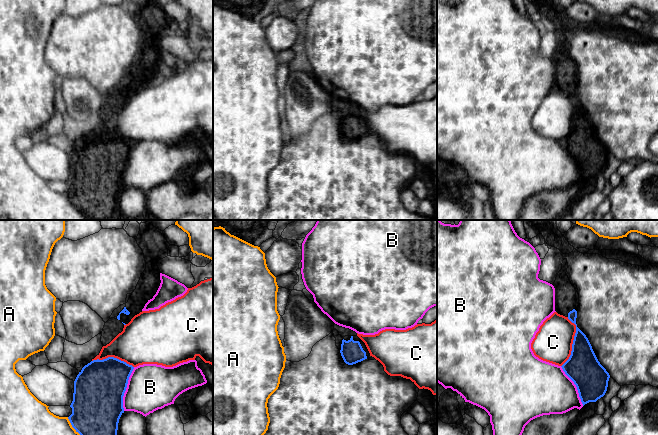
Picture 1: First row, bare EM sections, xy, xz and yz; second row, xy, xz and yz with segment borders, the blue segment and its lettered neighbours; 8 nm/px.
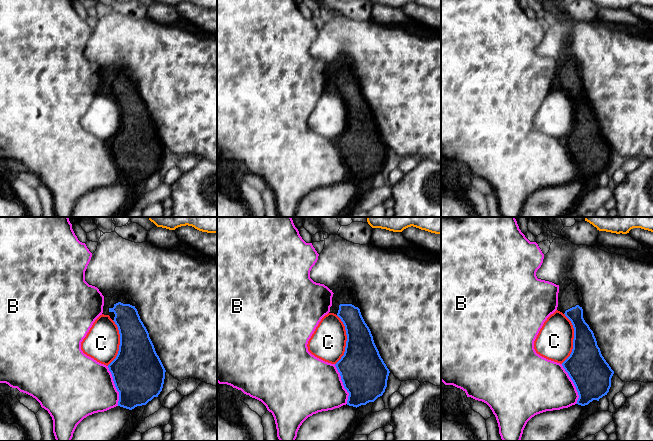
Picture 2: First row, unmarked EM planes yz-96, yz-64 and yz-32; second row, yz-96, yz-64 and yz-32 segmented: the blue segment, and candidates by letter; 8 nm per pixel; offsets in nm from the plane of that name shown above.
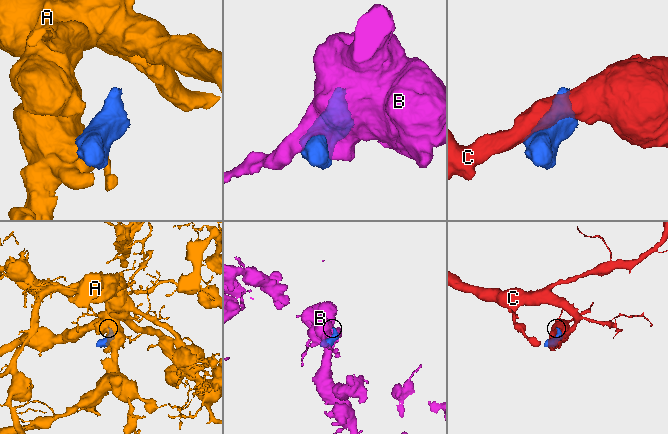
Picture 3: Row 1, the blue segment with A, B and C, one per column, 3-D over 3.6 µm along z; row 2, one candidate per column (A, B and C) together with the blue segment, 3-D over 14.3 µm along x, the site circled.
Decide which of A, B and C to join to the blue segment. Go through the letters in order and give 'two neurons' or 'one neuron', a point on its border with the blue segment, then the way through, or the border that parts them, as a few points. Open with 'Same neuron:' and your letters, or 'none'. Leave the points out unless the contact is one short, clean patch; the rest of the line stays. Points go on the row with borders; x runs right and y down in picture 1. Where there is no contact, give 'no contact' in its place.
Same neuron: none
A: two neurons; meets blue in xy at (72, 426); border along xy (67, 417), (70, 424), (80, 434)
B: two neurons; meets blue in xy at (125, 389)
C: two neurons; meets blue in yz at (573, 342)

